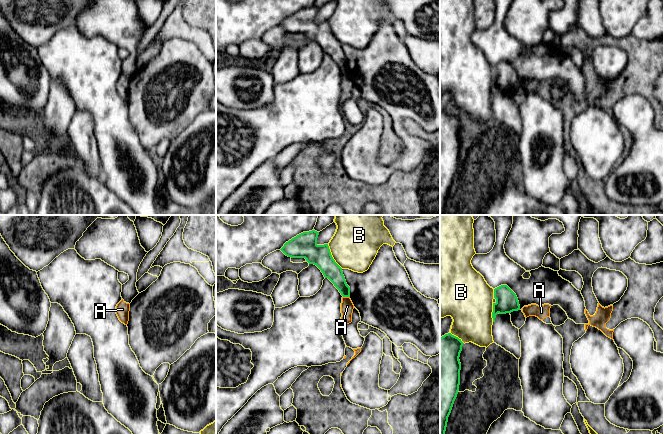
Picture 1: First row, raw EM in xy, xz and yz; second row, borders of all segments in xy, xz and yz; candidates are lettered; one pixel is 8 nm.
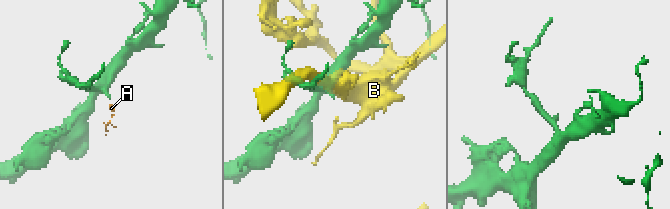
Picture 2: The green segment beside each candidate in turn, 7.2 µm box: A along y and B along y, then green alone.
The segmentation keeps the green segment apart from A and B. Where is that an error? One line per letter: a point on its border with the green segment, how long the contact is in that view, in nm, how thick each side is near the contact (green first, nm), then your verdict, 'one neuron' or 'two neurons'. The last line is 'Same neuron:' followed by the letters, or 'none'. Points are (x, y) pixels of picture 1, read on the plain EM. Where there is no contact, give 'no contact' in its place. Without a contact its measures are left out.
A: xz (346, 72) | 60 nm | 140/100 nm | two neurons
B: xz (331, 32) | 240 nm | 200/360 nm | two neurons
Same neuron: none

